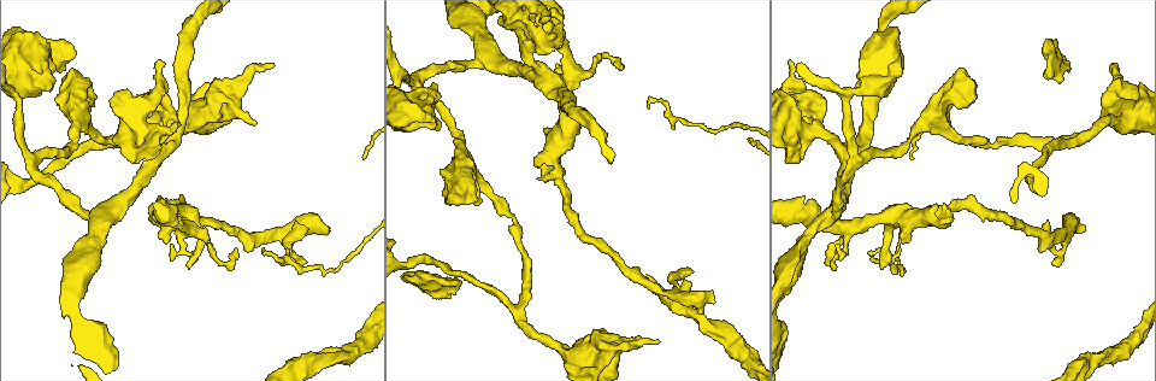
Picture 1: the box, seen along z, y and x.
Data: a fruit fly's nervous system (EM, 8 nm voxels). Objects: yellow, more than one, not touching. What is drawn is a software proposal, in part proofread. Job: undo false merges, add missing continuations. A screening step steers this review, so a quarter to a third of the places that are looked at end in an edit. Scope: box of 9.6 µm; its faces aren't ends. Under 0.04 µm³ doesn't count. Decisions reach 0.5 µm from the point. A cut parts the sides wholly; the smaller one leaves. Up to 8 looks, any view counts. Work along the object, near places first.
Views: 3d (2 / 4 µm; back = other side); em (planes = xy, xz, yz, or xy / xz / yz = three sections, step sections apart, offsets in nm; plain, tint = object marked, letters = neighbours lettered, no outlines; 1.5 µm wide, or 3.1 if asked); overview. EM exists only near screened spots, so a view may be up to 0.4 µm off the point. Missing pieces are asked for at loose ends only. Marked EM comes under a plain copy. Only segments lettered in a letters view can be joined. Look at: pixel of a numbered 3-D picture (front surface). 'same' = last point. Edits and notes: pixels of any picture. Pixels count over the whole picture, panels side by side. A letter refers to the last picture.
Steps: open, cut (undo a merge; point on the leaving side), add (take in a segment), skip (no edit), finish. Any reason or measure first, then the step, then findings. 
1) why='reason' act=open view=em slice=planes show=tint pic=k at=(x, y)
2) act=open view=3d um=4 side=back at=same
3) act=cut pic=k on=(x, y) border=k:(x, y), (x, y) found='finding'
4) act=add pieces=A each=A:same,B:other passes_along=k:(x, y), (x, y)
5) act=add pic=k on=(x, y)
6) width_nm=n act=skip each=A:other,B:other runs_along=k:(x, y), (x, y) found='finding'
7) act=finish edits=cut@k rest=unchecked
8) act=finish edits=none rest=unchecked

why='free end' act=open view=3d um=4 pic=1 at=(884, 267)

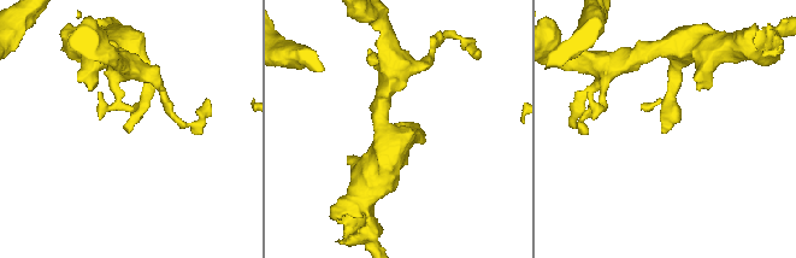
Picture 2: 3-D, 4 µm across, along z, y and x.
why='need the tissue' act=open view=em slice=yz step=4 show=letters pic=2 at=(397, 125)

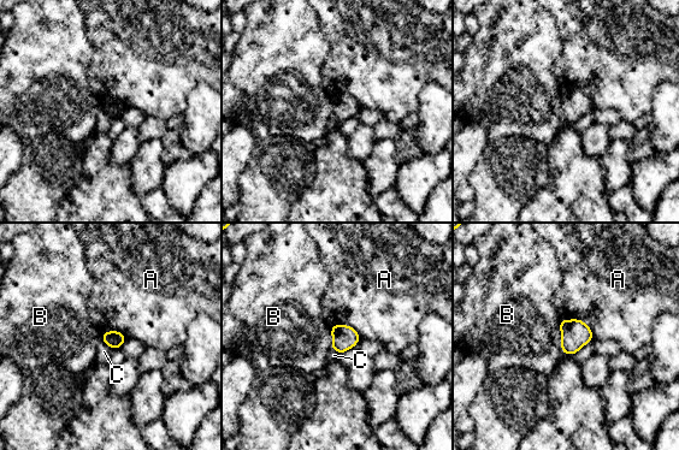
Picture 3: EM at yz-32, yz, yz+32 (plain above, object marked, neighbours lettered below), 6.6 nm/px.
act=open view=em slice=planes show=letters at=same

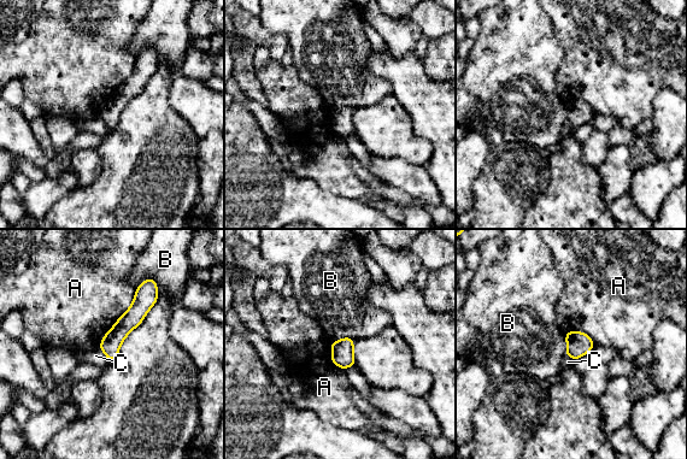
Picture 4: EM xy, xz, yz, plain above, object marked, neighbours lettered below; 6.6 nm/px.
width_nm=140 act=skip each=A:other,B:other,C:other border=4:(136, 288), (152, 278), (159, 293) found='no lettered segment goes on from it'

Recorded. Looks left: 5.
why='arms part here' act=open view=em slice=xy step=8 show=tint pic=1 at=(323, 359)

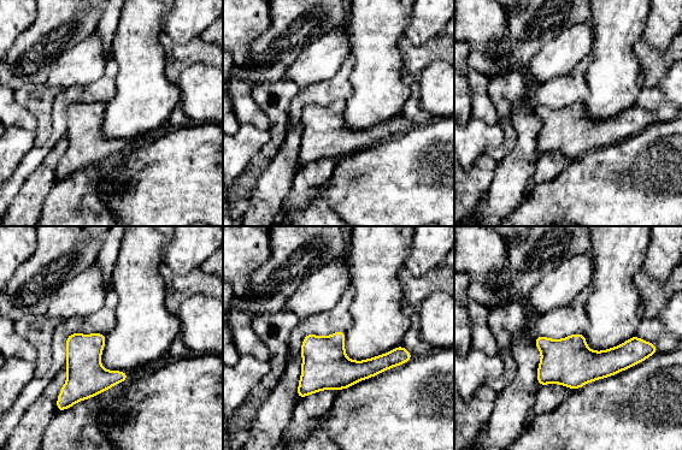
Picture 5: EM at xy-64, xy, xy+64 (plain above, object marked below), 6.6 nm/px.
why='another direction' act=open view=em slice=planes show=tint at=same

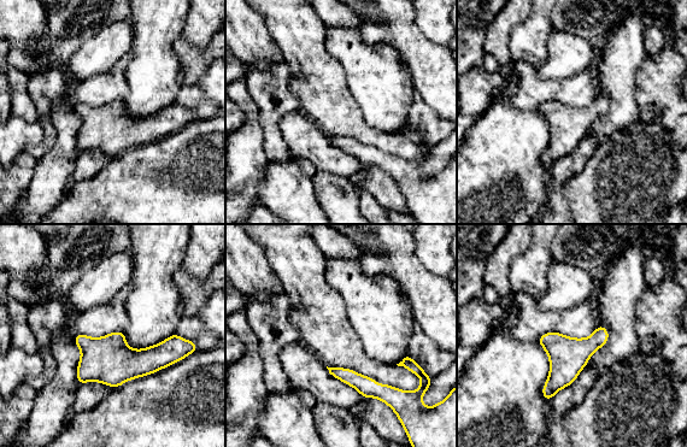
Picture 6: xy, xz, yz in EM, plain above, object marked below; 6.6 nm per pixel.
why='see the neighbours' act=open view=em slice=planes show=letters at=same

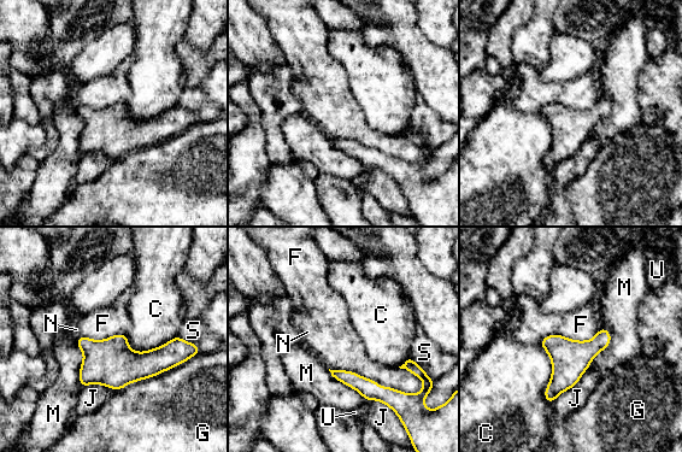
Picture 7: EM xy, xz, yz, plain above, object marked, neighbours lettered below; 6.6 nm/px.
longest_contact=G:600nm act=skip each=C:other,F:other,G:other,J:other,M:other,N:other,S:other,U:other border=7:(588, 367), (580, 380), (553, 401) found='continuous, no second neuron'

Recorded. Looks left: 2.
why='branch stops here' act=open view=em slice=planes show=letters pic=1 at=(659, 343)

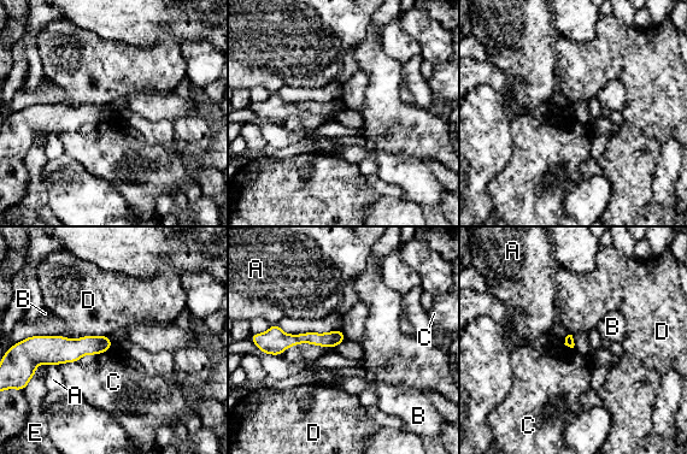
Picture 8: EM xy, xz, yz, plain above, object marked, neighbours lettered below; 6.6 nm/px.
act=skip each=A:other,B:other,C:other,D:other,E:other runs_along=8:(340, 335), (285, 340), (271, 348) found='no lettered segment goes on from it'

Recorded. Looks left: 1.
act=finish edits=none rest=unchecked

